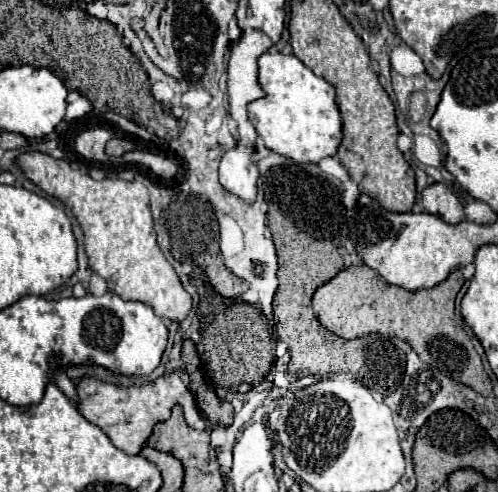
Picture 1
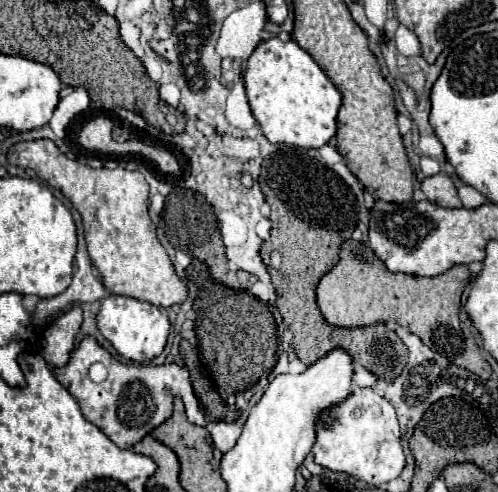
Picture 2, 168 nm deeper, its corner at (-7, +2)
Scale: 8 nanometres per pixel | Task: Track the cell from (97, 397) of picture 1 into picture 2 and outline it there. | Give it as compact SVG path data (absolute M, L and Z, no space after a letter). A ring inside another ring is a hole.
M86 336L72 352L66 366L50 366L56 380L76 398L84 418L92 424L96 424L116 446L130 448L138 440L142 440L146 434L150 434L156 426L160 426L164 420L170 418L170 406L174 396L180 396L184 400L186 416L192 424L206 426L204 412L194 396L190 374L184 366L178 364L122 364L114 360L108 350L104 350L92 336ZM94 362L102 362L108 368L108 378L100 384L92 382L88 378L88 368Z

